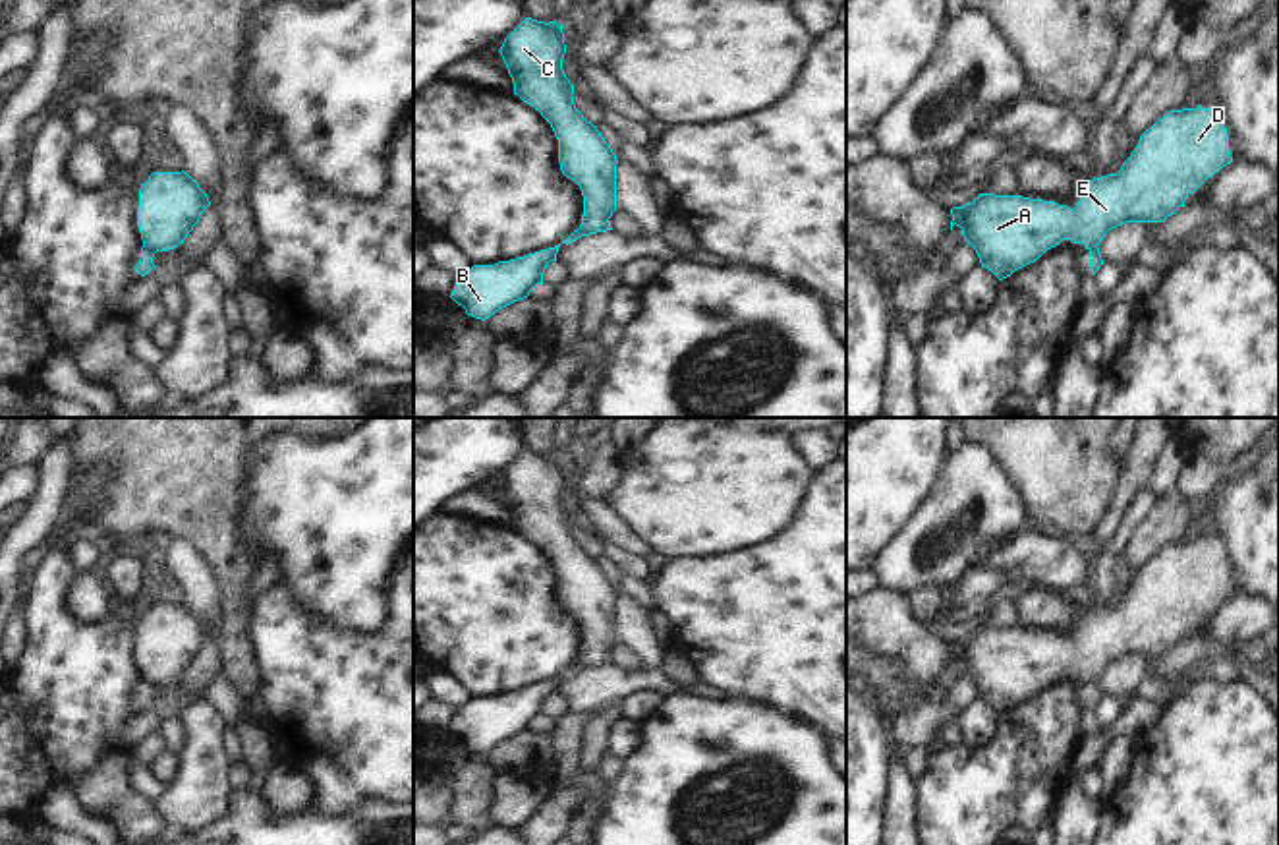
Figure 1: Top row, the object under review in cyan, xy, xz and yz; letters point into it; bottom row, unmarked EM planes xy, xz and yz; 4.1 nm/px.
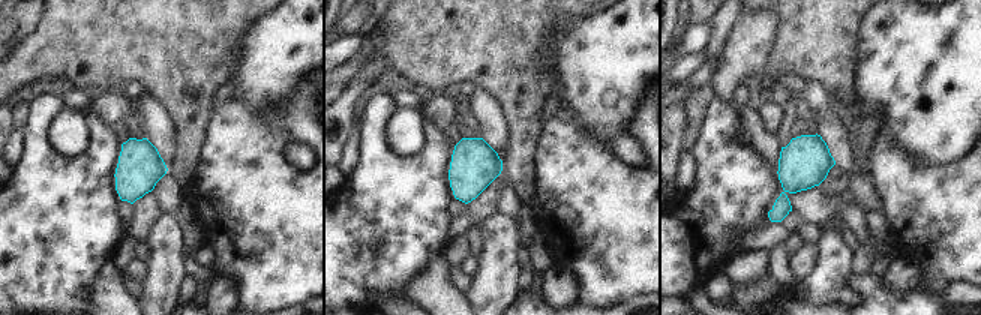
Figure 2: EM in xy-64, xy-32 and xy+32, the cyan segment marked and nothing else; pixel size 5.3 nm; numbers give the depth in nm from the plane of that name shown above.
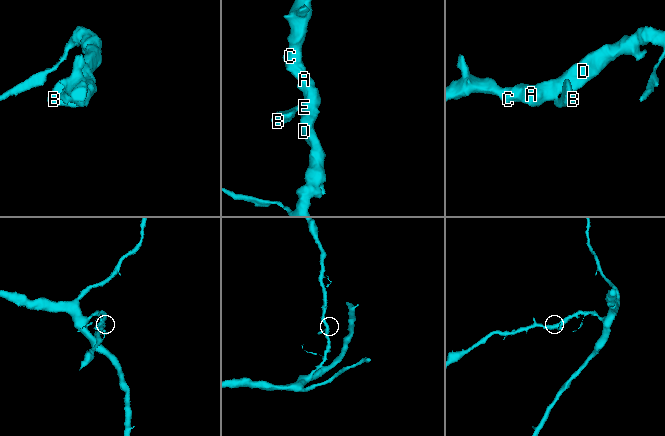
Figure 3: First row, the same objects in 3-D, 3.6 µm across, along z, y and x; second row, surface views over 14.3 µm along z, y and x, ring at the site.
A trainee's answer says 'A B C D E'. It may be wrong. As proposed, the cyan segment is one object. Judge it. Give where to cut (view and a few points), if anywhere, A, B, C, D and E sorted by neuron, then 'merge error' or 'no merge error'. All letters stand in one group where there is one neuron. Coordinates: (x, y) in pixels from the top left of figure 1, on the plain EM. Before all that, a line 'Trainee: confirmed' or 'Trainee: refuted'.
Trainee: refuted
cut xy (143, 677), (155, 685); groups A C D E / B; merge error

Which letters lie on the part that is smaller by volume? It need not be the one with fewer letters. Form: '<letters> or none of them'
B

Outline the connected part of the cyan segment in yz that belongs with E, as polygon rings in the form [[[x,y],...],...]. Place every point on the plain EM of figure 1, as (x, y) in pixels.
[[[1217,541],[1171,543],[1140,568],[1136,582],[1123,596],[1117,607],[1086,615],[1074,642],[1055,634],[1030,632],[1022,628],[980,626],[972,636],[952,640],[952,659],[962,661],[981,700],[999,714],[1037,694],[1047,683],[1063,673],[1097,681],[1105,667],[1126,656],[1163,656],[1175,648],[1190,626],[1208,611],[1231,597],[1229,567]]]

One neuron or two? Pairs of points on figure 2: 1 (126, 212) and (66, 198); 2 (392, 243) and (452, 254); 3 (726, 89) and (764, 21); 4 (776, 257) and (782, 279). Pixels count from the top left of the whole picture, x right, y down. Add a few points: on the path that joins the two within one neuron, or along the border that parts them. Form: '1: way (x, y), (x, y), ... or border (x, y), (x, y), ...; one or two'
1: border (119, 200), (117, 210), (122, 219); two
2: border (452, 240), (441, 255); two
3: way (731, 72), (749, 51), (753, 38); one
4: way (777, 263), (780, 273); one

